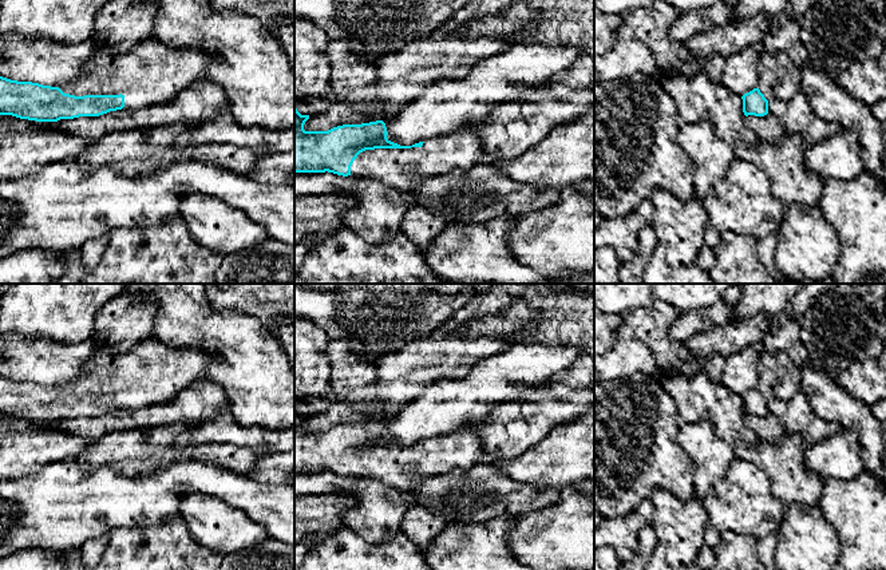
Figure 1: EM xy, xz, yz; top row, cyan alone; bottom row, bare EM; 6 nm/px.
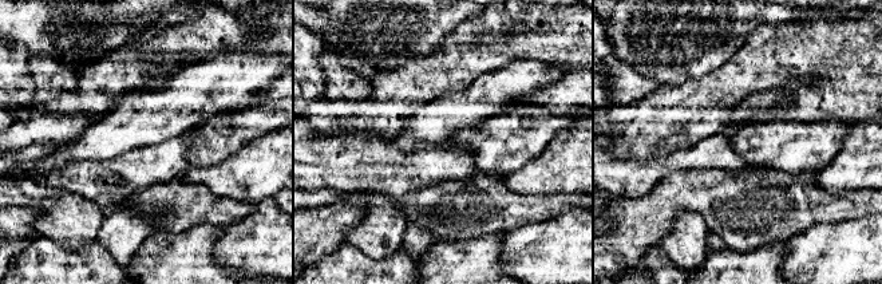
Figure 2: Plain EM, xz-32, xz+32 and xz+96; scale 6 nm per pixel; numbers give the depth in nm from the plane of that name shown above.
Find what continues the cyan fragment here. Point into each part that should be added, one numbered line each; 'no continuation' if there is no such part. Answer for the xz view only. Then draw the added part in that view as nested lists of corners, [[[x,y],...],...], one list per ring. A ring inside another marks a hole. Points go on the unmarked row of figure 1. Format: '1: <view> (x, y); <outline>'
1: xz (402, 468); [[[464,428],[428,438],[422,447],[365,450],[353,460],[351,475],[373,478],[406,495],[427,478],[486,460],[479,430]]]

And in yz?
1: yz (780, 379); [[[763,351],[759,356],[758,388],[770,400],[788,400],[800,389],[802,368],[786,352]]]

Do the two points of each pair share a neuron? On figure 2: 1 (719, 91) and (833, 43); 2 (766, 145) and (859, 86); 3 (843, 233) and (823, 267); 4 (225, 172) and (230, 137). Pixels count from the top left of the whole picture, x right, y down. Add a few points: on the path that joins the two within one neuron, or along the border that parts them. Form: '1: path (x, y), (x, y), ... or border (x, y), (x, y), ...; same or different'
1: path (747, 73), (770, 55), (805, 47); same
2: border (779, 119), (805, 122), (834, 121); different
3: path (843, 241), (843, 245), (830, 259); same
4: border (253, 138), (244, 142), (218, 162), (198, 169); different

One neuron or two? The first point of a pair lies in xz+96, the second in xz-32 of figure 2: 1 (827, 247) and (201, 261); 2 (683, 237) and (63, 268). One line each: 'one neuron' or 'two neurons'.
1: two neurons
2: two neurons

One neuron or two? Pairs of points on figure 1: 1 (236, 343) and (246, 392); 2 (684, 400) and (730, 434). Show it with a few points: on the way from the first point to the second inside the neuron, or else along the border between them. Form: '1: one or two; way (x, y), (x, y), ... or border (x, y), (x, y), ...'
1: one; way (246, 355), (246, 380)
2: one; way (696, 406), (707, 406), (723, 422)

